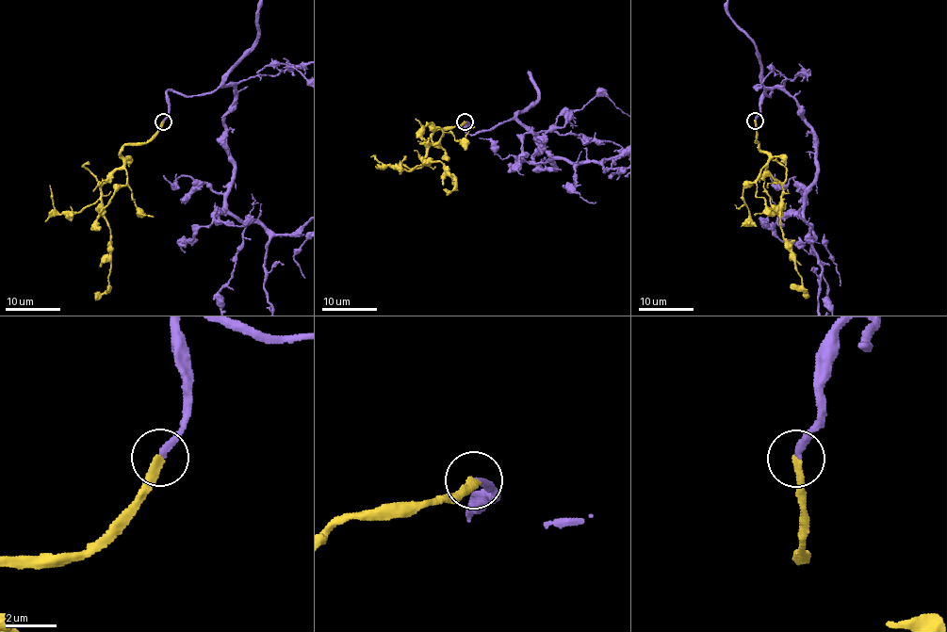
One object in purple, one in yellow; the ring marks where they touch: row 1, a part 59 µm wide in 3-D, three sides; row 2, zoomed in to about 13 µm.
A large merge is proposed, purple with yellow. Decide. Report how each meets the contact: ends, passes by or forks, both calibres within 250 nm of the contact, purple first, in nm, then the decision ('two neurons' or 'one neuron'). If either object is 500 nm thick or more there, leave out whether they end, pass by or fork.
purple ends; yellow ends; calibres 240 and 280 nm; one neuron

